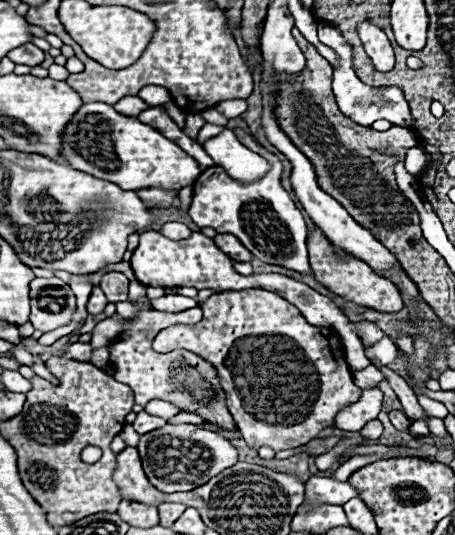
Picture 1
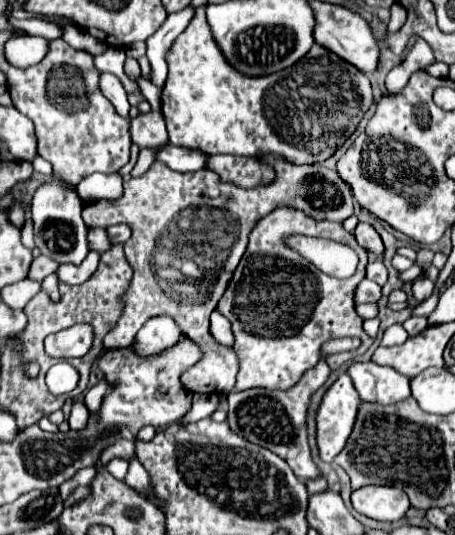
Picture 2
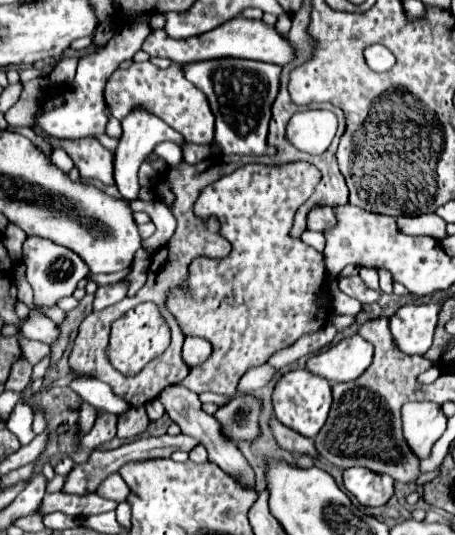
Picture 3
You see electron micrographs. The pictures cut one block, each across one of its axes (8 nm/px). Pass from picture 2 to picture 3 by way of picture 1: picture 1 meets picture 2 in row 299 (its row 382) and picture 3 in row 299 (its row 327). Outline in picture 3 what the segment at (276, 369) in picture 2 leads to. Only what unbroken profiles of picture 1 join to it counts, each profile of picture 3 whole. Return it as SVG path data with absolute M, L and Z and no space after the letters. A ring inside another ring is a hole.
M302 160L280 166L248 164L202 190L194 204L194 214L202 220L216 218L220 222L220 236L232 244L232 254L222 260L196 258L190 264L186 288L182 286L174 290L168 300L168 308L178 318L178 324L186 336L206 338L214 346L212 356L204 364L190 368L190 374L186 380L182 380L182 384L192 392L234 396L240 376L244 376L250 368L264 364L274 352L294 344L302 334L316 332L326 322L328 310L318 304L318 296L326 280L322 254L306 246L302 240L292 240L288 236L296 208L310 198L320 179L320 171Z

